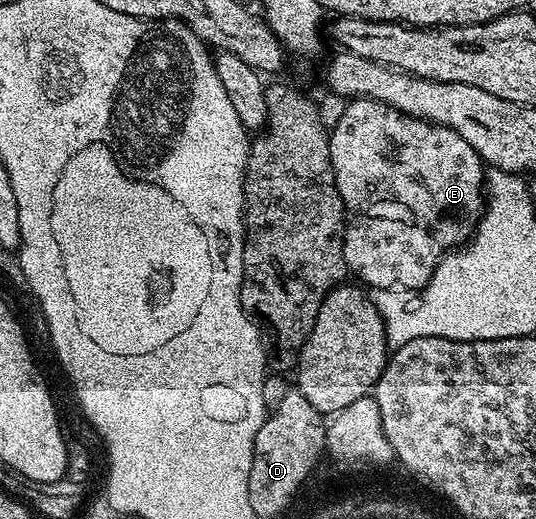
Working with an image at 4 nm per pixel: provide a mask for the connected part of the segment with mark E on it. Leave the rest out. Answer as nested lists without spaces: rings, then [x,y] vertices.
[[[355,98],[351,104],[339,116],[335,128],[330,129],[329,154],[333,162],[333,174],[337,182],[337,190],[343,199],[347,230],[343,237],[343,257],[348,269],[355,272],[364,280],[364,285],[372,284],[375,290],[394,290],[396,288],[423,288],[429,282],[429,278],[435,273],[436,266],[444,256],[452,250],[458,249],[467,243],[475,235],[475,229],[479,226],[479,219],[483,217],[485,207],[485,165],[483,159],[457,134],[452,128],[446,128],[441,124],[432,124],[430,120],[419,120],[416,116],[406,116],[395,108],[389,107],[376,100]]]

